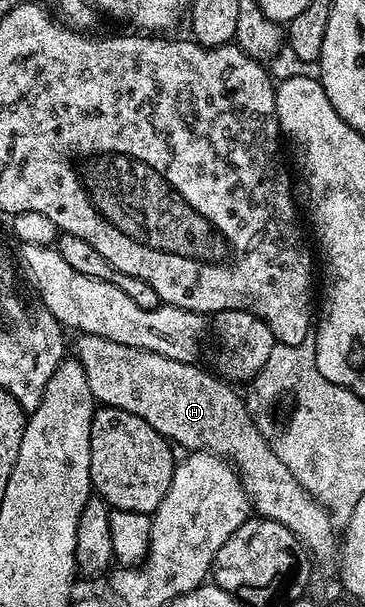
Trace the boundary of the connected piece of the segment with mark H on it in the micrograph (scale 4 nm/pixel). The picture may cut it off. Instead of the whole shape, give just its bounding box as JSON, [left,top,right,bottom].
[77,334,337,560]

